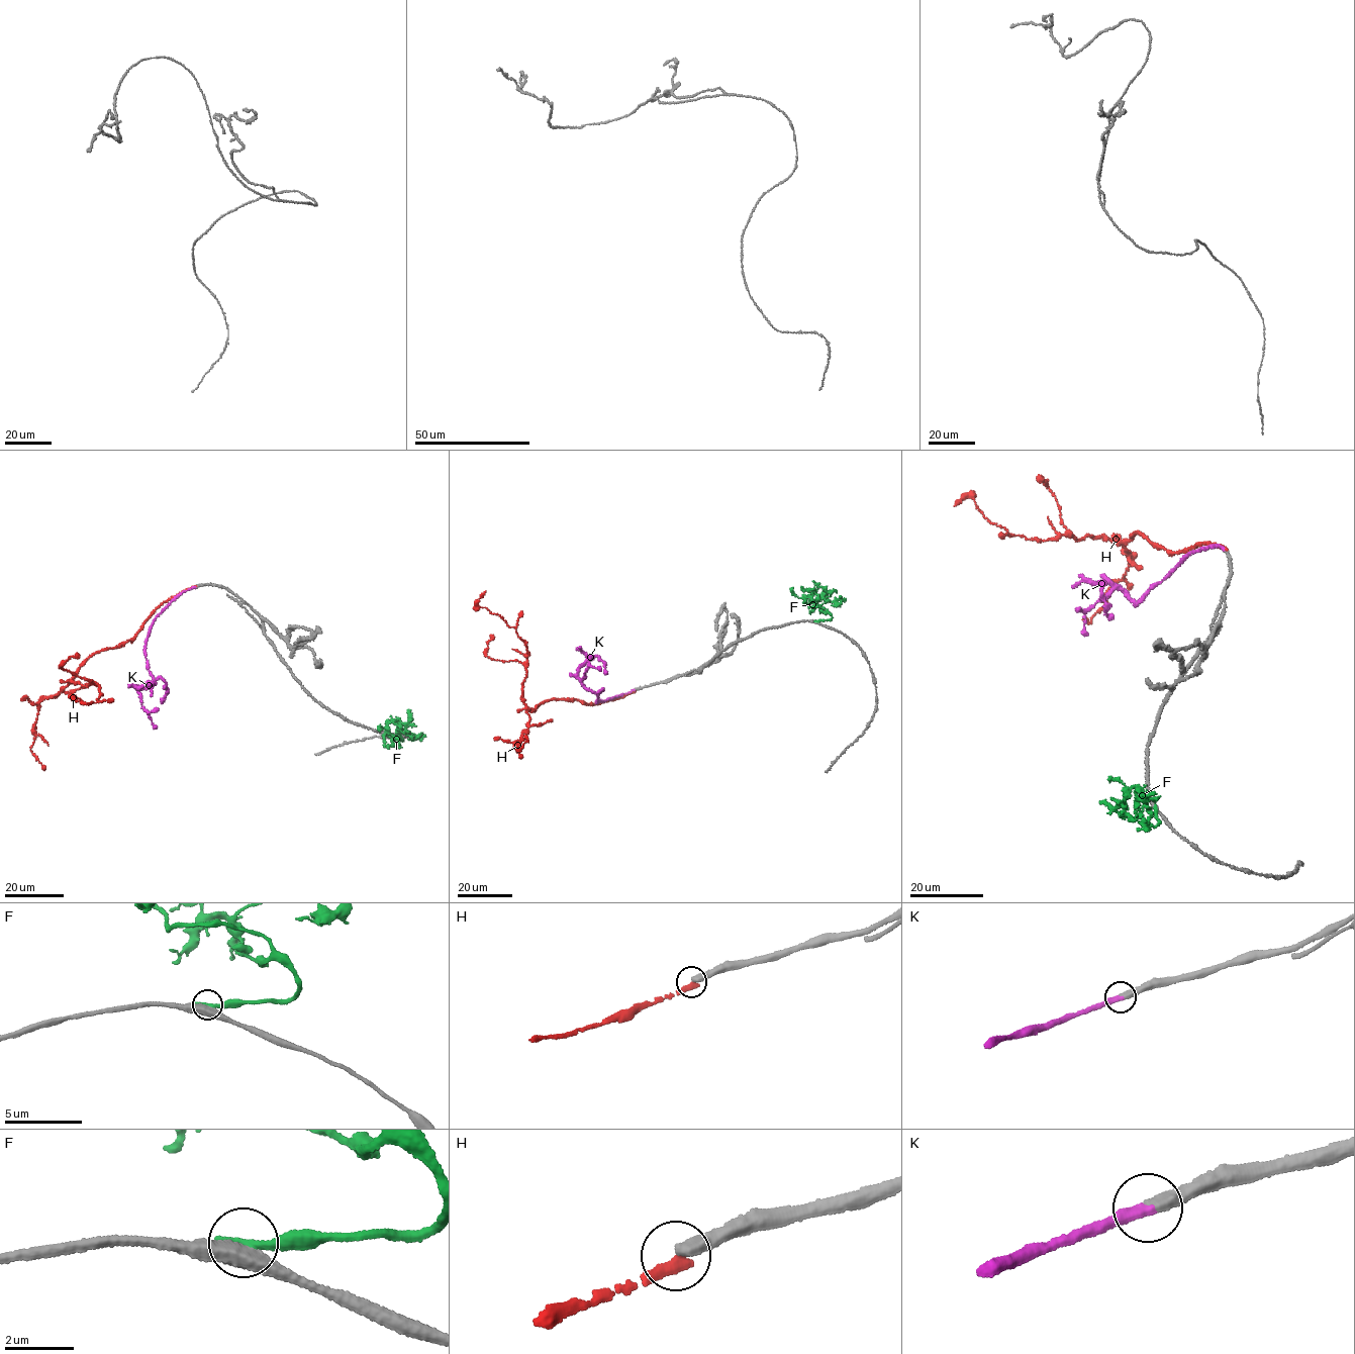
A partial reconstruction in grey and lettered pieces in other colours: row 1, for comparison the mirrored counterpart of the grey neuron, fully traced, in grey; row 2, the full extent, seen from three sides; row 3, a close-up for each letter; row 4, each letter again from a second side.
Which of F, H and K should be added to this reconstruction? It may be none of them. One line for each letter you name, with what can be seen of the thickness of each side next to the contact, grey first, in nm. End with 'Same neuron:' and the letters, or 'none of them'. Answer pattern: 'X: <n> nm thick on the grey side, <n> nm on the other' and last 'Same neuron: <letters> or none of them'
K: 400 nm thick on the grey side, 360 nm on the other
Same neuron: K

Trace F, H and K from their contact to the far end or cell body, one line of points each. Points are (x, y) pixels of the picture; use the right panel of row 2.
F: (1155, 806), (1159, 820), (1156, 826), (1136, 810), (1136, 786), (1128, 789), (1117, 807), (1098, 803)
H: (1225, 548), (1203, 542), (1175, 552), (1137, 532), (1120, 542), (1037, 541), (990, 521), (973, 498), (954, 506)
K: (1224, 549), (1215, 545), (1202, 548), (1185, 558), (1137, 604), (1121, 589), (1100, 583), (1109, 620)

